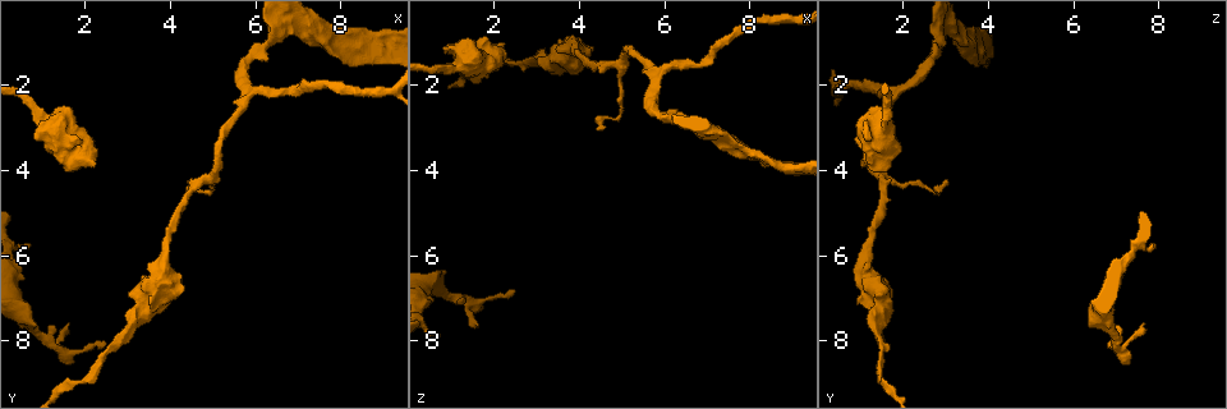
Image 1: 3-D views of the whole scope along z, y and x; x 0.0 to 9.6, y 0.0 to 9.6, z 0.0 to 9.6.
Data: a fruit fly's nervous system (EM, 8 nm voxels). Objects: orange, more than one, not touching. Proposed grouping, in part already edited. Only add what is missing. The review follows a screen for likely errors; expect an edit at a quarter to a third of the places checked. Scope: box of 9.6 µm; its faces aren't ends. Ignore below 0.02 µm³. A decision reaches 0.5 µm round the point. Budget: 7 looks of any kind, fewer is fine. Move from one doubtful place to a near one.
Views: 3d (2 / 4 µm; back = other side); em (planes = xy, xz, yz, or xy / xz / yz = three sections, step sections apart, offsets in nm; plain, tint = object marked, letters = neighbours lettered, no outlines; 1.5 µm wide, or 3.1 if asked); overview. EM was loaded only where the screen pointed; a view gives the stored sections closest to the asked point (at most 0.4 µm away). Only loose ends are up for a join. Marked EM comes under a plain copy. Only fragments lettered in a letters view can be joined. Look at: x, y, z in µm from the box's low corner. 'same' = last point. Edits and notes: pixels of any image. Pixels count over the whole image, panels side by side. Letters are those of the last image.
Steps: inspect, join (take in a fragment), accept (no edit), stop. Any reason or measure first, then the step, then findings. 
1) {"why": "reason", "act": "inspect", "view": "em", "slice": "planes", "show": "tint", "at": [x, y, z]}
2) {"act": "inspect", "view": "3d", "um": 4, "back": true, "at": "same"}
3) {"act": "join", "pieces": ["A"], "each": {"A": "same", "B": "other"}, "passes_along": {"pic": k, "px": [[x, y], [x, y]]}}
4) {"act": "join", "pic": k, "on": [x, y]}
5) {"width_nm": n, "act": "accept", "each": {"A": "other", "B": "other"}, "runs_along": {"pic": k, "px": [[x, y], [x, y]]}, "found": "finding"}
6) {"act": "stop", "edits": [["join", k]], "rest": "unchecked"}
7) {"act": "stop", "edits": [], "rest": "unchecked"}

{"why": "free end", "act": "inspect", "view": "em", "slice": "planes", "show": "letters", "at": [0.70, 5.75, 7.85]}

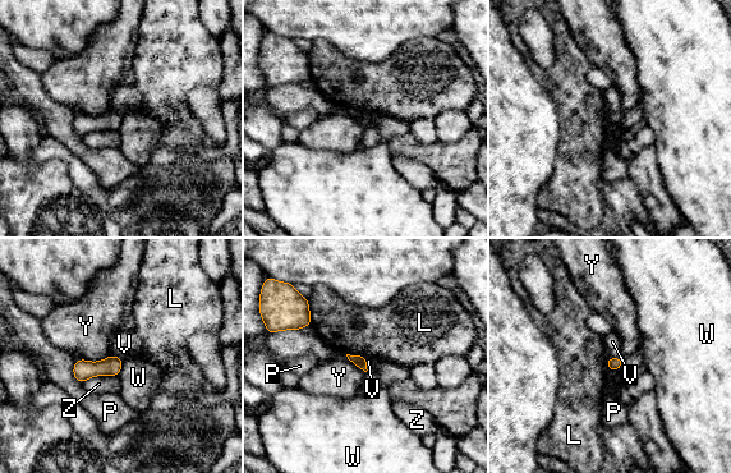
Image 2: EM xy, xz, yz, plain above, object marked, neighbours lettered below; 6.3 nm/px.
{"act": "accept", "each": {"L": "other", "P": "other", "V": "other", "W": "other", "Y": "other", "Z": "other"}, "border": {"pic": 2, "px": [[123, 359], [120, 372], [116, 376]]}, "found": "no lettered fragment goes on from it"}

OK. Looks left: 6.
{"why": "branch stops here", "act": "inspect", "view": "em", "slice": "yz", "step": 8, "show": "letters", "at": [4.55, 4.20, 2.95]}

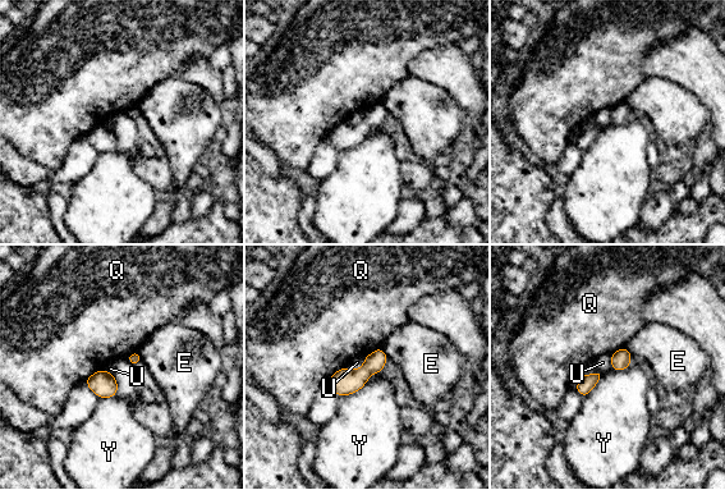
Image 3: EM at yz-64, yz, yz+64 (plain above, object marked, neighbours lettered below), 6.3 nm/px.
{"act": "accept", "each": {"E": "other", "Q": "other", "U": "other", "Y": "other"}, "border": {"pic": 3, "px": [[105, 369], [95, 371], [83, 381]]}, "found": "no lettered fragment goes on from it"}

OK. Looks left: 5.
{"why": "branch stops here", "act": "inspect", "view": "3d", "um": 4, "at": [8.40, 1.55, 3.75]}

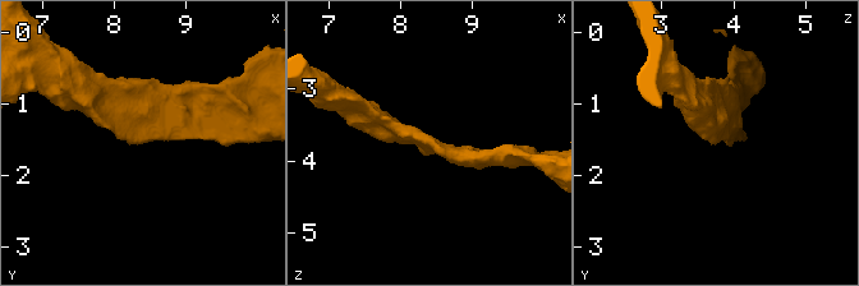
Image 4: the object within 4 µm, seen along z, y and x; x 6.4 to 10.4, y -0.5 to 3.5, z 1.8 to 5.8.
{"act": "inspect", "view": "em", "slice": "xz", "step": 8, "show": "letters", "at": [8.35, 1.55, 3.75]}

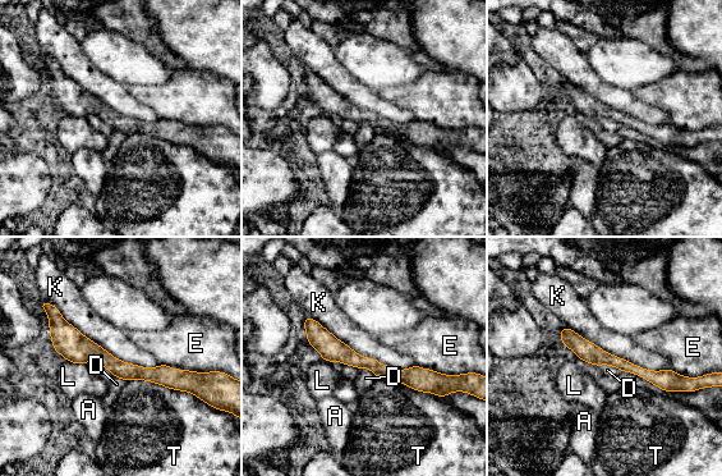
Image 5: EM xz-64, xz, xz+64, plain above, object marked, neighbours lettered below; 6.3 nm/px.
{"act": "accept", "each": {"A": "other", "D": "other", "E": "other", "K": "other", "L": "other", "T": "other"}, "runs_along": {"pic": 5, "px": [[307, 324], [354, 360], [435, 380]]}, "found": "none of them fits"}

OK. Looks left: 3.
{"act": "stop", "edits": [], "rest": "unchecked"}

